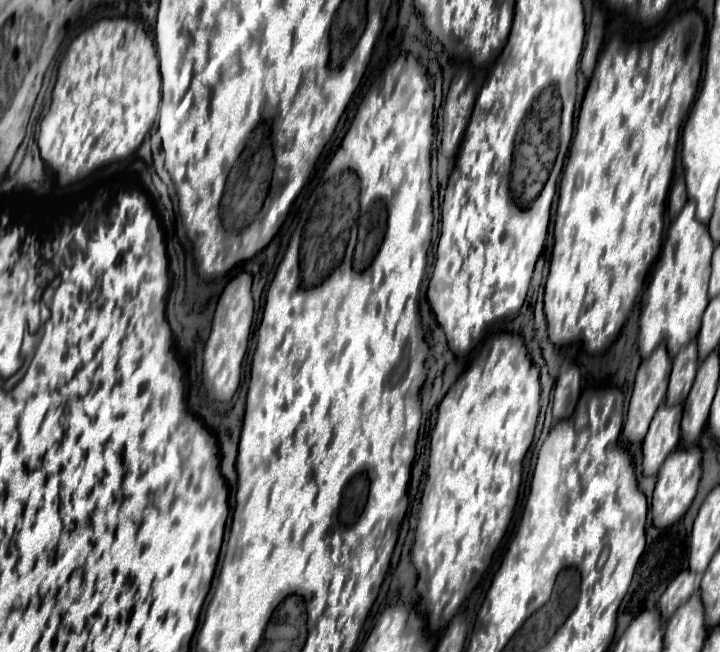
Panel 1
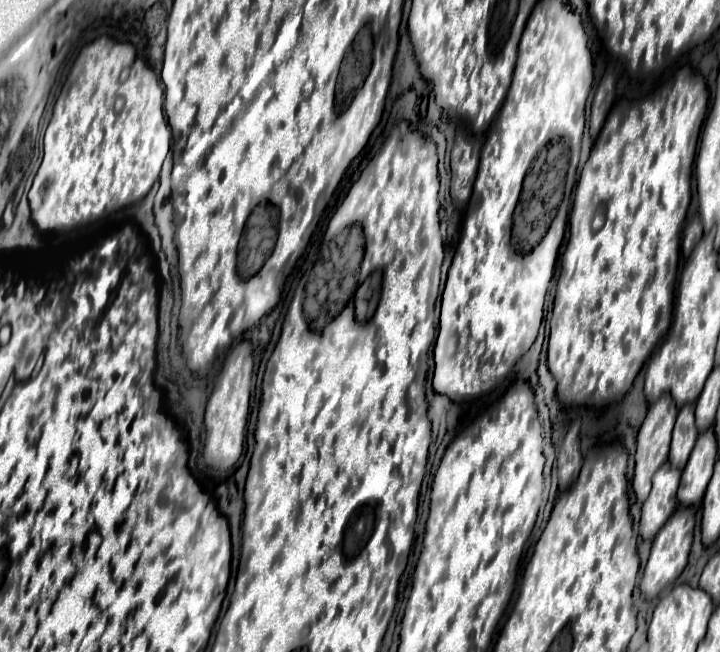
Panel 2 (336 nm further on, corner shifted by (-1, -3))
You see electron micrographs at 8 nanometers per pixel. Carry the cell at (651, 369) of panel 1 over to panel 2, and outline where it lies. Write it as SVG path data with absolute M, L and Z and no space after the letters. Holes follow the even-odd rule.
M662 395L656 403L650 405L648 415L638 431L638 451L636 451L636 473L634 473L634 493L638 503L642 505L644 499L650 495L652 489L652 475L668 461L668 451L670 451L670 439L672 439L672 429L676 423L676 415L678 415L678 407L676 403L672 403L670 395Z

